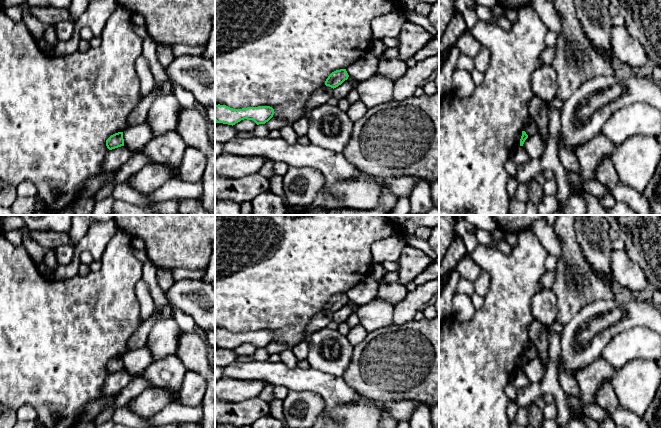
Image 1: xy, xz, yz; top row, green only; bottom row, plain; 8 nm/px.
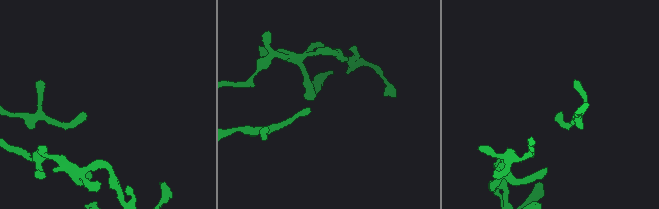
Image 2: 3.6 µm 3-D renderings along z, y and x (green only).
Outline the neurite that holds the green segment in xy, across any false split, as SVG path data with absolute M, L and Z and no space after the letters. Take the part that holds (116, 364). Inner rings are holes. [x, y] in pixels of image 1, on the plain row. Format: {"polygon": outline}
{"polygon": "M118 356L111 359L106 364L106 370L109 374L124 370L123 356Z"}

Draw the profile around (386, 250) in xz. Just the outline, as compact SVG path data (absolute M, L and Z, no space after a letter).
M404 235L391 236L372 244L372 256L375 263L398 262L403 248L407 246Z

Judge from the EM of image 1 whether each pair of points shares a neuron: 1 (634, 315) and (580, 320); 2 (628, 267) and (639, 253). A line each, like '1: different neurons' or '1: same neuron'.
1: same neuron
2: different neurons

